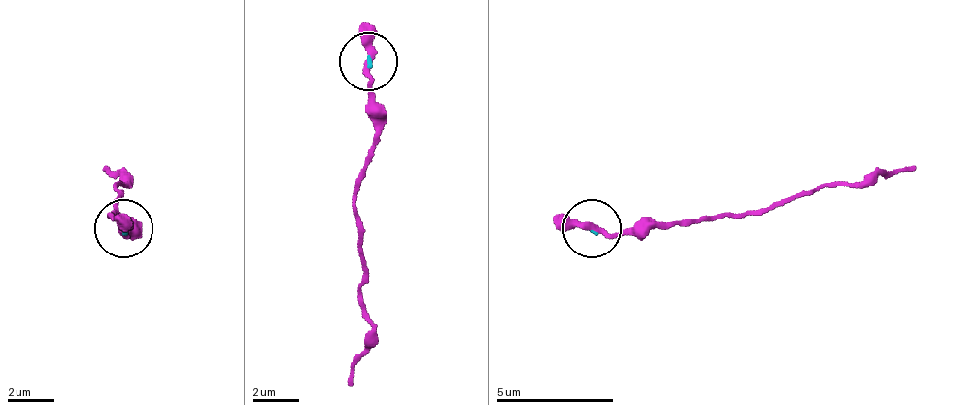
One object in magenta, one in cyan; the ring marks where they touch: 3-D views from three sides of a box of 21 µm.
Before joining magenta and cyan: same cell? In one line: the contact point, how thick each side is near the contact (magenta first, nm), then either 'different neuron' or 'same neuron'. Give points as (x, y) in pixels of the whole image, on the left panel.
(123, 228) | 260/70 nm | same neuron

